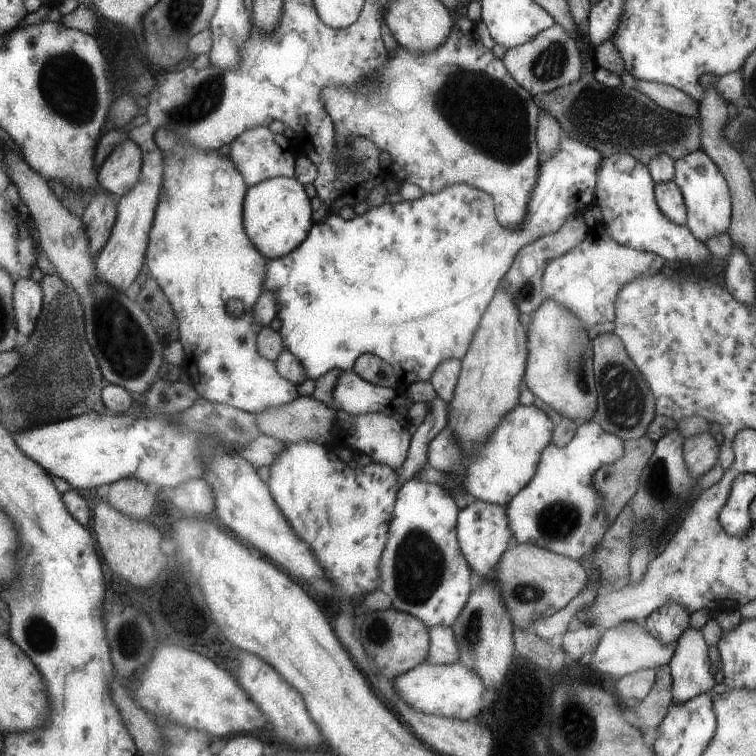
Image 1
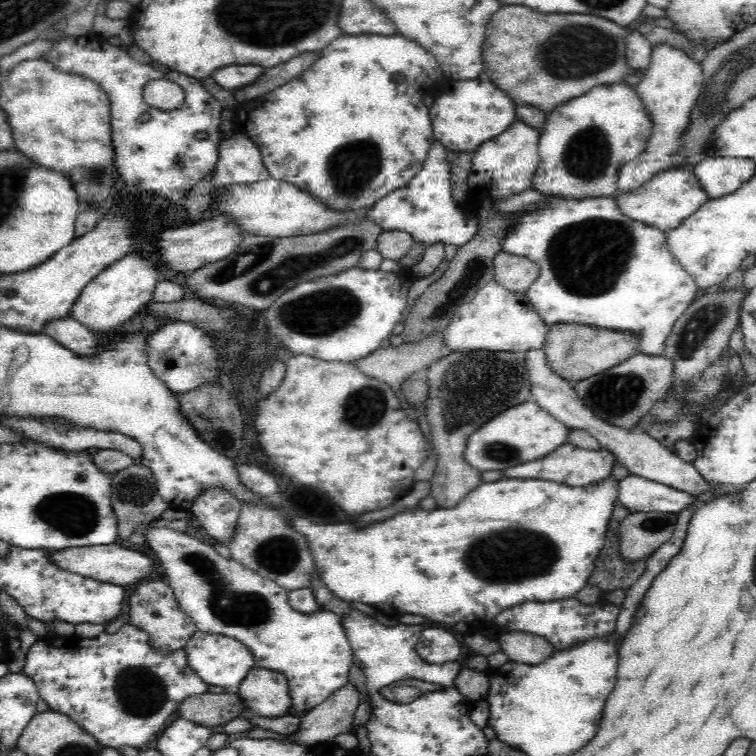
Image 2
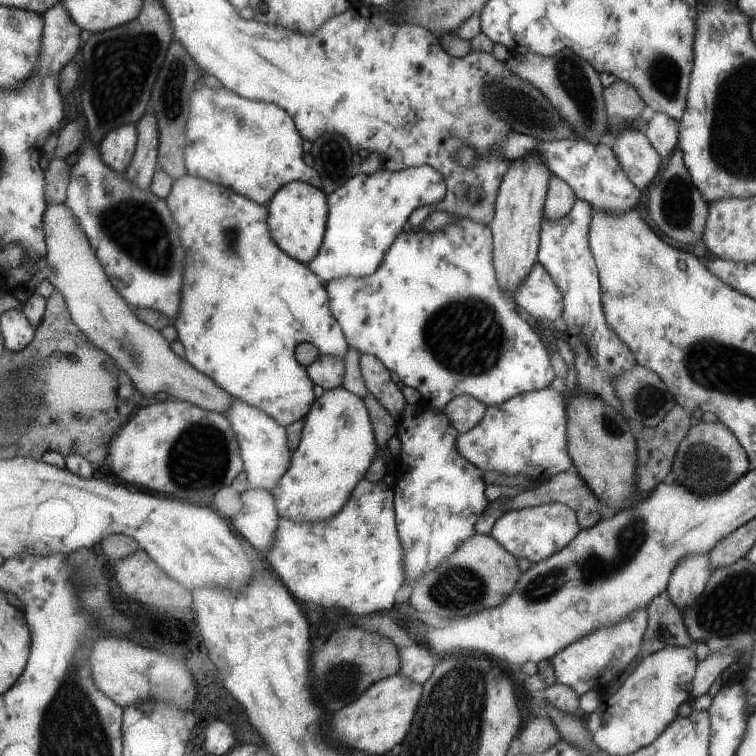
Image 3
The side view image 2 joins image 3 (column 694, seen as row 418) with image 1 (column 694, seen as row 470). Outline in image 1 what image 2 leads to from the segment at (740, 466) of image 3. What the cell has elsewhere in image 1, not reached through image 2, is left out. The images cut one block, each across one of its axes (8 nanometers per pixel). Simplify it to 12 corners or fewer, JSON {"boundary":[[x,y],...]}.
{"boundary":[[714,433],[684,438],[688,470],[699,479],[718,462]]}

